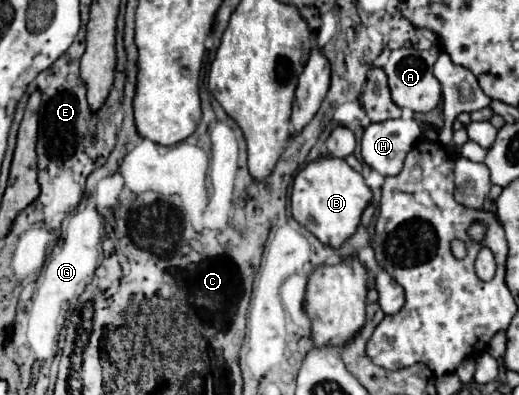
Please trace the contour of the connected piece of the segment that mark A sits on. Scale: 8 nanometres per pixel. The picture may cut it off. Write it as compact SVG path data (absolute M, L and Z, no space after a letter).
M433 46L429 50L417 50L417 48L399 48L391 50L389 62L385 64L385 74L389 78L389 90L391 98L399 108L411 108L413 112L429 112L433 110L441 100L441 86L437 78L433 76L433 64L439 56L439 48Z

